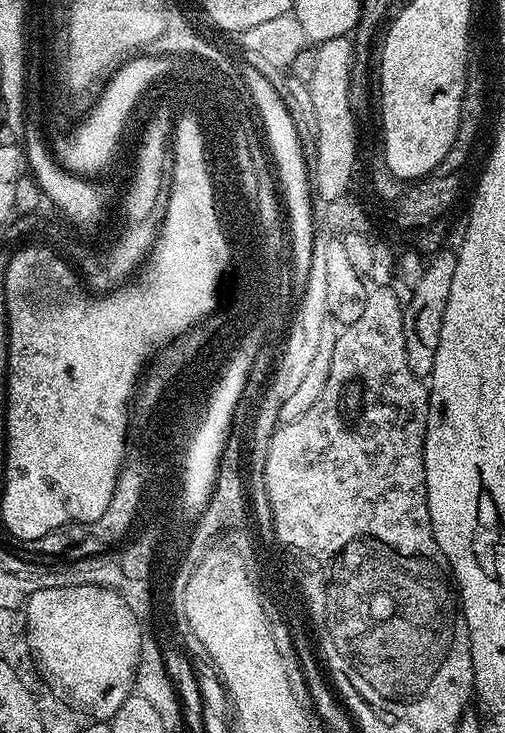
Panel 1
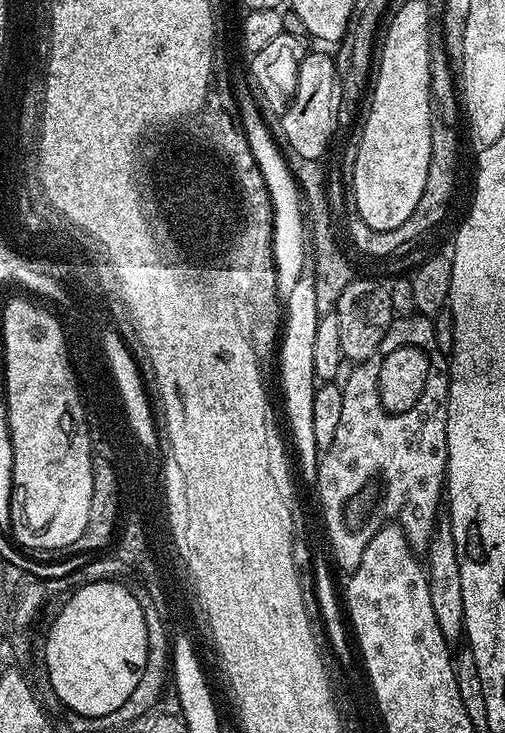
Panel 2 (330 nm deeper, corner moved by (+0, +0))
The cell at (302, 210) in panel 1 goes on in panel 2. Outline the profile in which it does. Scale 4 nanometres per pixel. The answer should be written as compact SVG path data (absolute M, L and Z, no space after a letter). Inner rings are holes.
M243 97L239 102L240 122L244 128L245 138L248 139L253 158L256 160L257 168L265 180L266 190L269 194L269 201L272 203L273 214L273 260L276 263L277 290L281 297L291 296L294 286L298 286L302 270L306 267L306 208L302 203L300 187L296 185L296 180L292 176L292 169L288 166L285 153L280 153L280 148L276 145L276 140L272 137L272 132L268 129L268 124L264 121L264 116L260 113L261 105L253 97Z

